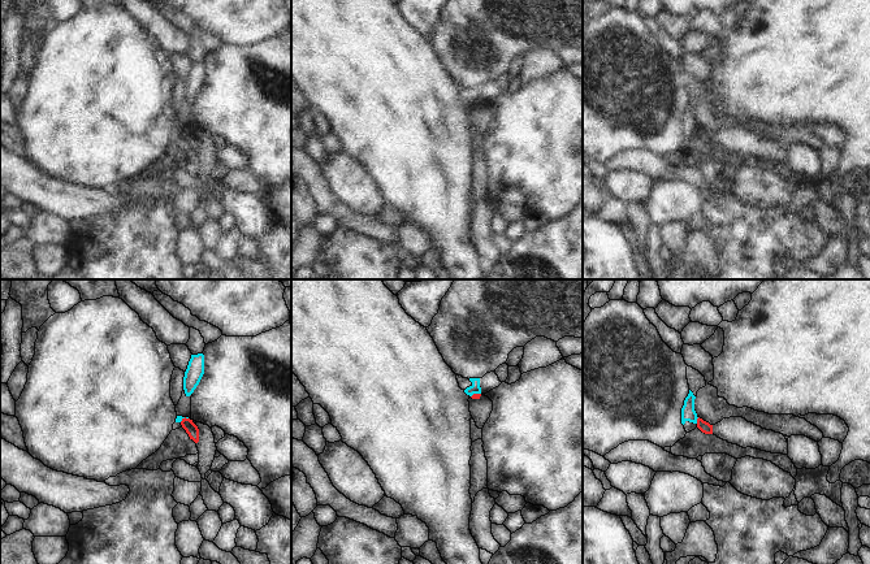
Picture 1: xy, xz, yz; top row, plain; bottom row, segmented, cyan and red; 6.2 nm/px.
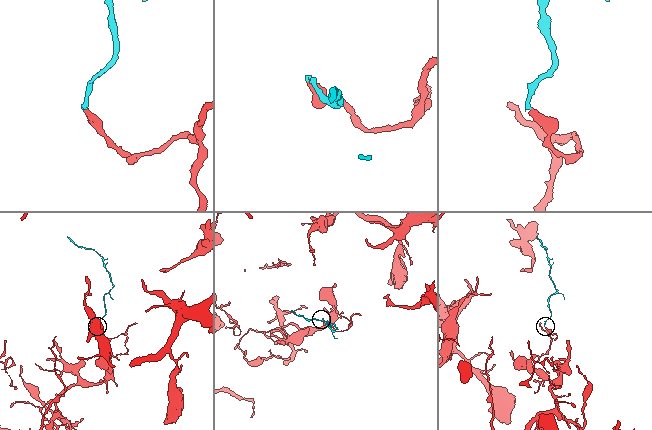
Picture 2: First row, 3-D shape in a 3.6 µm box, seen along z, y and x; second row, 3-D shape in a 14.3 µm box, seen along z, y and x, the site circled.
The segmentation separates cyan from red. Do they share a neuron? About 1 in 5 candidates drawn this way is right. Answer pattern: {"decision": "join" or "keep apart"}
{"decision": "keep apart"}

